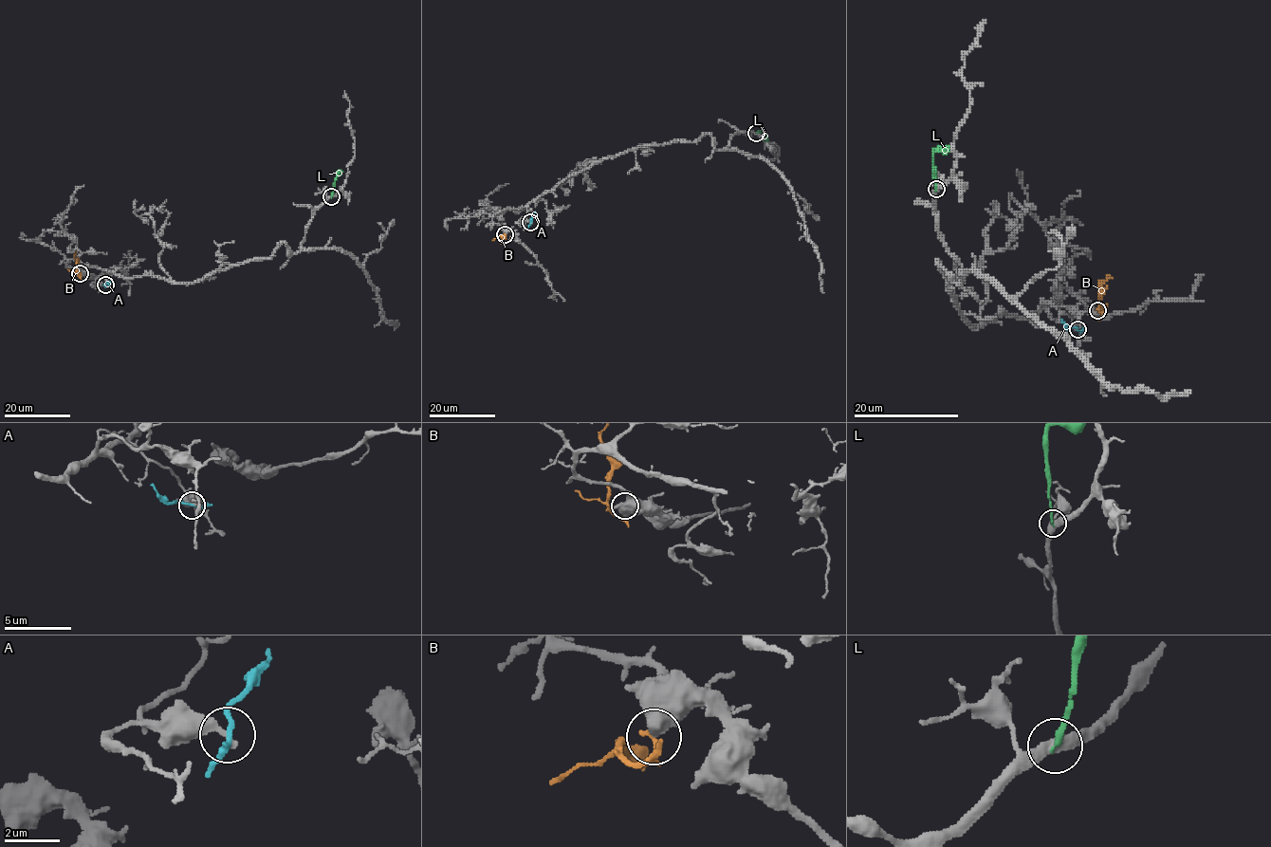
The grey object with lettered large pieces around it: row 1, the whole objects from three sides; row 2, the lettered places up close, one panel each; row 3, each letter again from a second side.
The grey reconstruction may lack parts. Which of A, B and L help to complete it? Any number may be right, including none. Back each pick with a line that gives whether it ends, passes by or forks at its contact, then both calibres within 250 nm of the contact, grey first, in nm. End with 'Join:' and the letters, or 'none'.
Join: none

